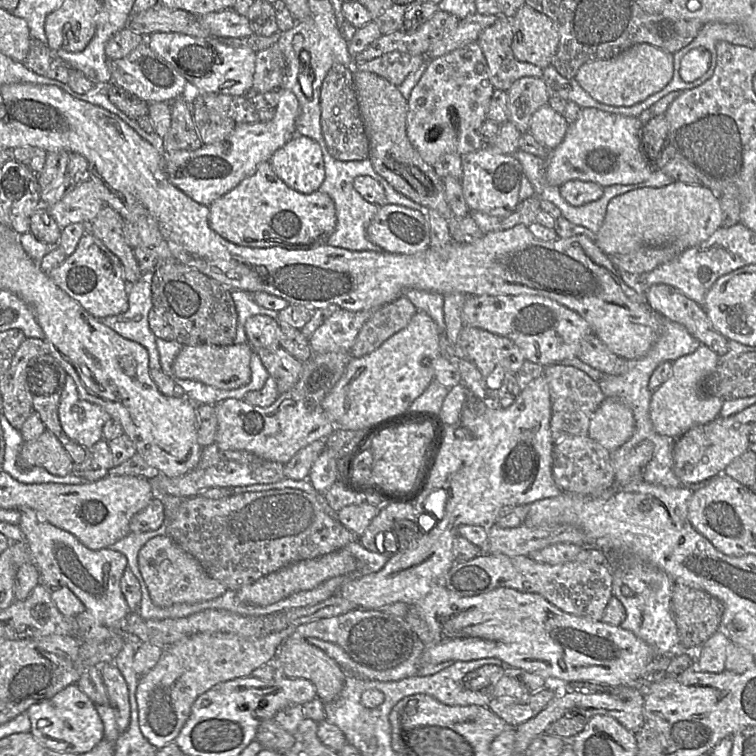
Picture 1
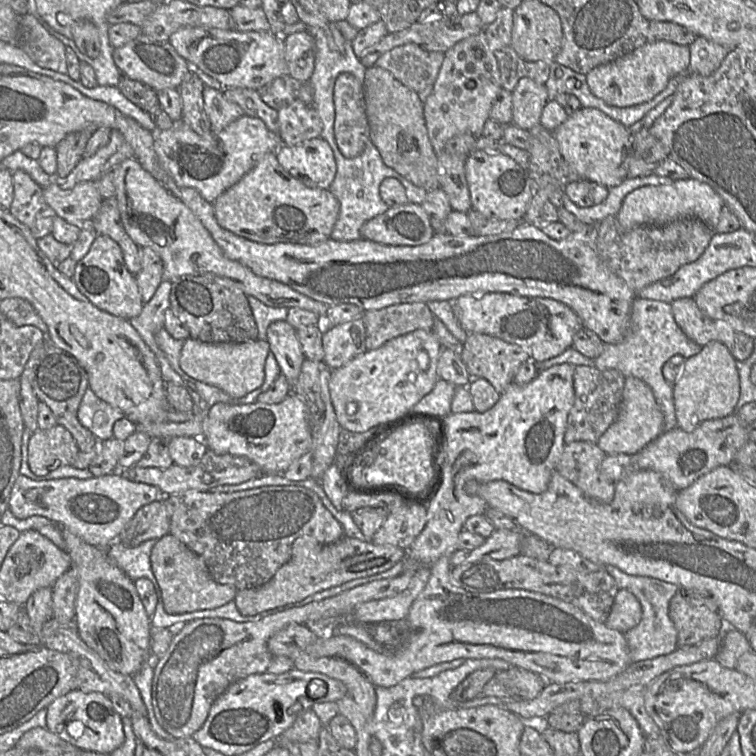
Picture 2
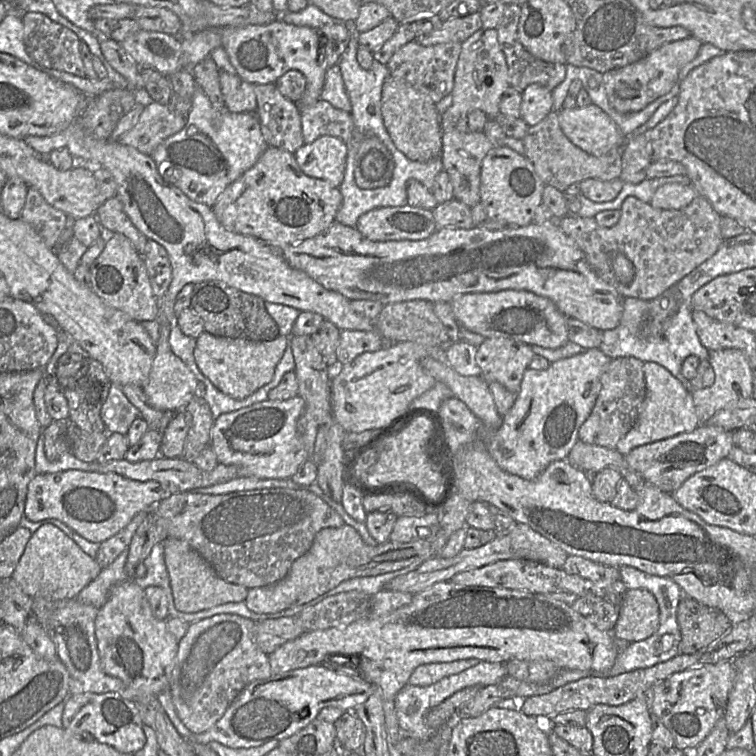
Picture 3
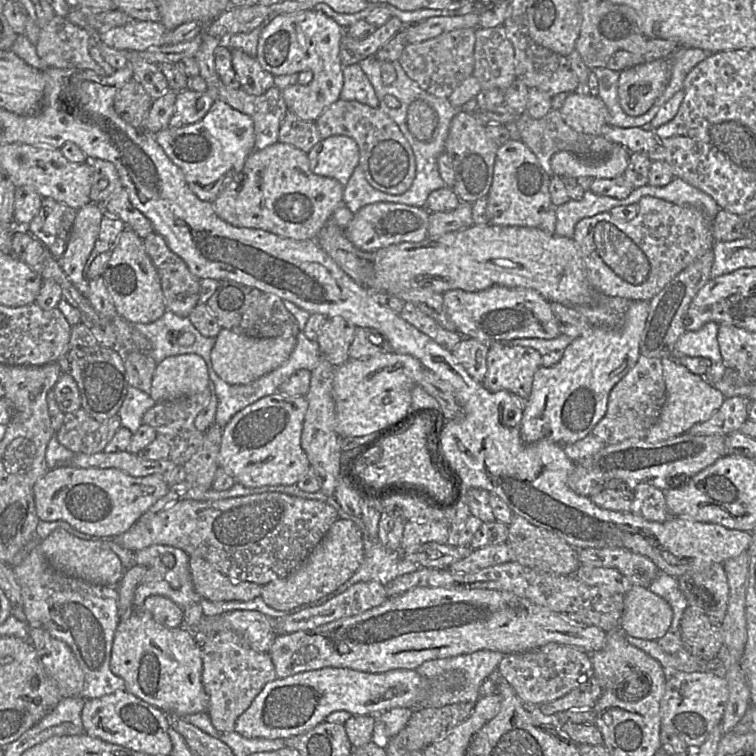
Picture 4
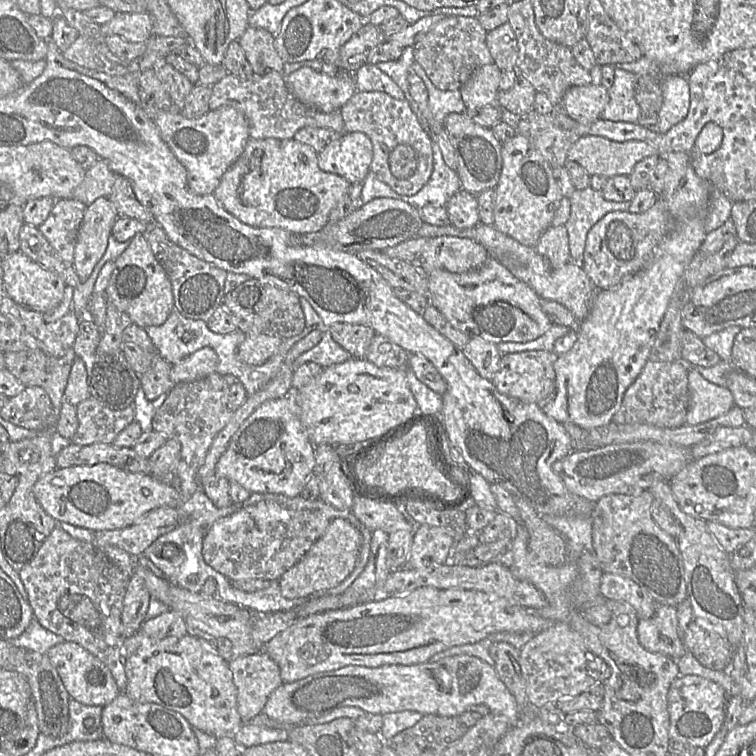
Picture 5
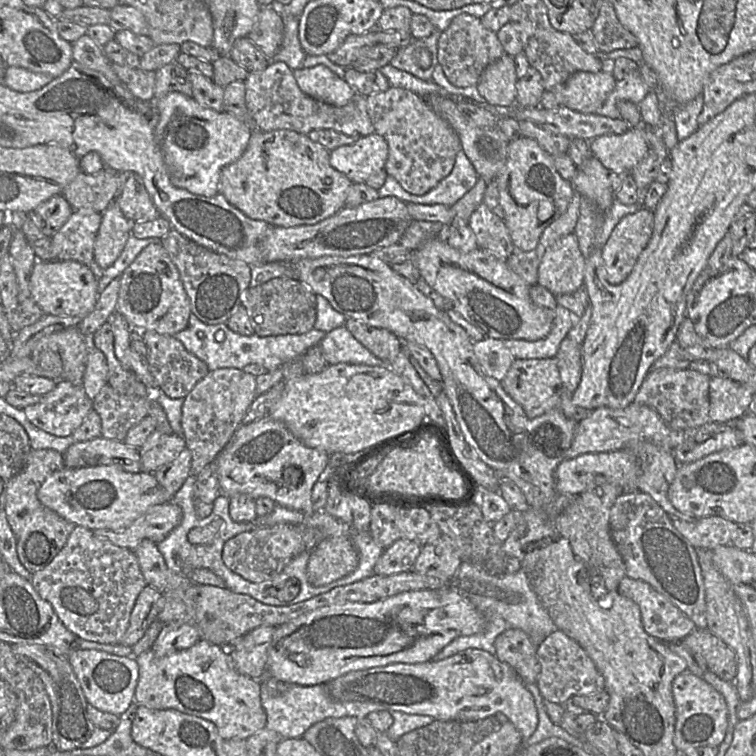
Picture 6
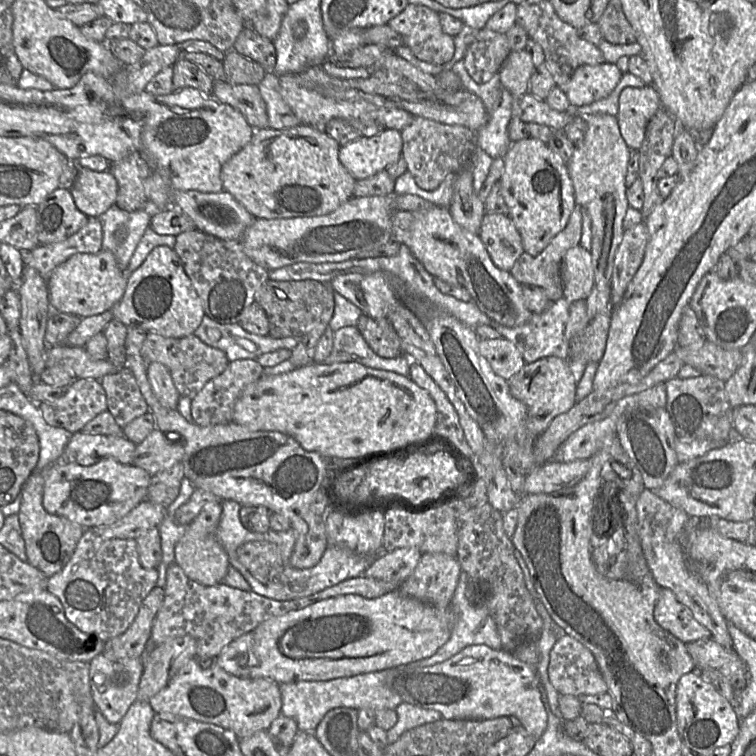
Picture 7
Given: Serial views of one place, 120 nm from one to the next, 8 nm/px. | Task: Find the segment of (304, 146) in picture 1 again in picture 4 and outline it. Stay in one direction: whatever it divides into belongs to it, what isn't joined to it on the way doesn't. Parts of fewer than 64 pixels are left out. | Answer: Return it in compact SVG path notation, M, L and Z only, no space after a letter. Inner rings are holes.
M346 135L326 137L307 153L310 170L318 175L333 178L345 186L359 165L359 147Z

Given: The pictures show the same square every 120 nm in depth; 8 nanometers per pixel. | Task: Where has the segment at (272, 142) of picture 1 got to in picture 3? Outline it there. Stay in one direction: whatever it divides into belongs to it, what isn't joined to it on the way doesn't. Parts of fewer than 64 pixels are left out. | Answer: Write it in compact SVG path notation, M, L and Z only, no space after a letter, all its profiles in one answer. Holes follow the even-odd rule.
M197 86L187 113L186 126L167 137L152 152L151 157L163 181L179 188L191 200L213 206L218 196L245 171L252 167L268 144L260 121L254 113L234 113L224 107L214 107L206 93Z

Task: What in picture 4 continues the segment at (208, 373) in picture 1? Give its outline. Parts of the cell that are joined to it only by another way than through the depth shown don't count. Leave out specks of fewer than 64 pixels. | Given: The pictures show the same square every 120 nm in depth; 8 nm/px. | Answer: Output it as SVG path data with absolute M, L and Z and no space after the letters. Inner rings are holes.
M222 329L211 351L211 364L215 373L230 385L245 385L275 370L293 351L295 337L255 338Z

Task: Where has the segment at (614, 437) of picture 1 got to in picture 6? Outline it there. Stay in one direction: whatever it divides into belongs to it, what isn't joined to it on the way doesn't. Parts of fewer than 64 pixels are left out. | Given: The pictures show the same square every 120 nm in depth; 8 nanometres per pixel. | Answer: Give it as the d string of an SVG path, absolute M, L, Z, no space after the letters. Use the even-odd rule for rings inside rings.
M713 376L709 383L710 422L738 421L748 413L754 395L734 380Z

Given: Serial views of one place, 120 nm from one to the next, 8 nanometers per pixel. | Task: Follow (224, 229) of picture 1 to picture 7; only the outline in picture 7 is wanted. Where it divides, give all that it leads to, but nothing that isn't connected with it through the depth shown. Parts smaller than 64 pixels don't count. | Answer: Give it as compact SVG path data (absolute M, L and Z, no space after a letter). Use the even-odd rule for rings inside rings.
M299 124L284 129L255 129L250 141L223 165L223 191L229 192L255 218L328 214L353 196L356 181L339 161L340 147L321 127Z

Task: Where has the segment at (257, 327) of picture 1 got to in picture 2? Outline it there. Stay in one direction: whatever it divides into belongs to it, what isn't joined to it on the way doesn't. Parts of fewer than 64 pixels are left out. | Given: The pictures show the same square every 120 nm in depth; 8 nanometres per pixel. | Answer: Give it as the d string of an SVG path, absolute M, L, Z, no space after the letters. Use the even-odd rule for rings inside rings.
M275 321L269 325L265 340L269 343L270 353L274 355L281 374L290 382L292 391L292 384L297 380L302 364L306 360L296 335L296 329L286 321Z

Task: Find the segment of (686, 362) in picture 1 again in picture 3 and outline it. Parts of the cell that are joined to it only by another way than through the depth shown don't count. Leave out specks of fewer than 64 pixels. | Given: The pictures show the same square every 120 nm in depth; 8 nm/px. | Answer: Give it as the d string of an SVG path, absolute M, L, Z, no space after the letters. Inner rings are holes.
M726 348L710 351L707 360L715 373L714 383L708 387L689 388L701 424L707 423L715 413L737 401L753 397L754 390L754 370L751 368L746 355L741 350Z

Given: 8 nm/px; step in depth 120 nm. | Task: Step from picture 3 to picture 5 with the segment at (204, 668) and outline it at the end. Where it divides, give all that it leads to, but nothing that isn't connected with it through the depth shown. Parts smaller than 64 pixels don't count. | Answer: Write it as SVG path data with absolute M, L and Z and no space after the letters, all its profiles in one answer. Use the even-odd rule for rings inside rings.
M263 650L228 662L237 689L243 724L262 713L270 695L283 684L277 663Z

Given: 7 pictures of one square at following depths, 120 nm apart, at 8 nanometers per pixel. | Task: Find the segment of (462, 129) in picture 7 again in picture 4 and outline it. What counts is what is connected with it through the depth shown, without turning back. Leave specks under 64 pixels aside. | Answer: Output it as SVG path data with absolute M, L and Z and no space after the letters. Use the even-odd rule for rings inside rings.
M339 99L328 106L314 121L322 139L334 135L353 138L359 147L359 165L369 184L380 191L396 195L406 192L416 173L416 161L411 144L399 125L380 107L358 101Z

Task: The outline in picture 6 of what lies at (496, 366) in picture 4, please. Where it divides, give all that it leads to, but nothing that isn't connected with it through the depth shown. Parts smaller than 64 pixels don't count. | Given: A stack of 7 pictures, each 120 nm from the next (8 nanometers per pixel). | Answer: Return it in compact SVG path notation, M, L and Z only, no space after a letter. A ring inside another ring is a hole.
M556 357L515 359L500 382L505 392L523 408L529 419L536 418L559 407L561 379Z

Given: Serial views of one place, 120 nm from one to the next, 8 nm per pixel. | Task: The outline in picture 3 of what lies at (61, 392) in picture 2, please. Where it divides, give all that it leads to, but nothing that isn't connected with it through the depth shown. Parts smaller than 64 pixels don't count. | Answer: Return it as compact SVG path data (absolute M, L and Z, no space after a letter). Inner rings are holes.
M59 334L57 349L43 370L44 377L33 394L36 417L41 427L46 428L53 422L45 406L46 389L48 385L53 385L66 397L69 406L68 419L76 427L90 434L104 433L106 427L101 418L101 409L110 393L112 382L102 364L93 359L70 335Z

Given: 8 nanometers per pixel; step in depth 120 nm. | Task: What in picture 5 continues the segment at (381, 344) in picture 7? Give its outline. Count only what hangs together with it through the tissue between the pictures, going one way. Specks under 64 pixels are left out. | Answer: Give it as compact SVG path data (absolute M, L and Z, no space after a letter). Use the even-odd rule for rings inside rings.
M335 323L327 329L333 340L348 351L352 358L364 358L373 337L377 334L371 327L350 323Z

